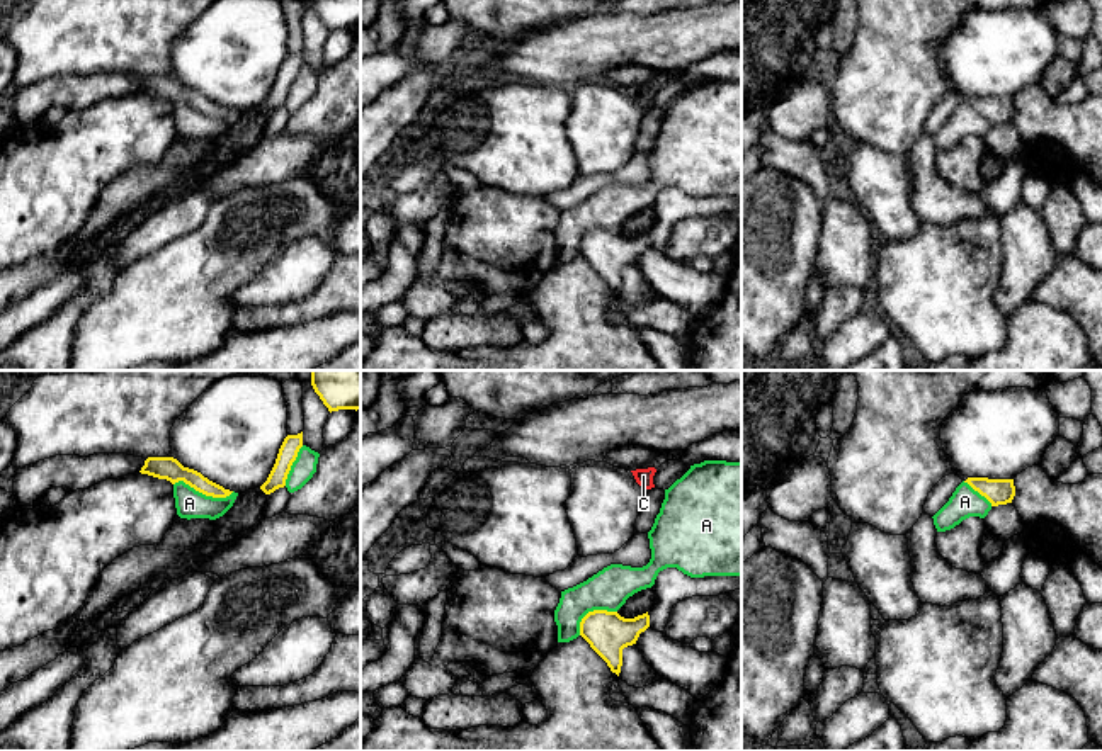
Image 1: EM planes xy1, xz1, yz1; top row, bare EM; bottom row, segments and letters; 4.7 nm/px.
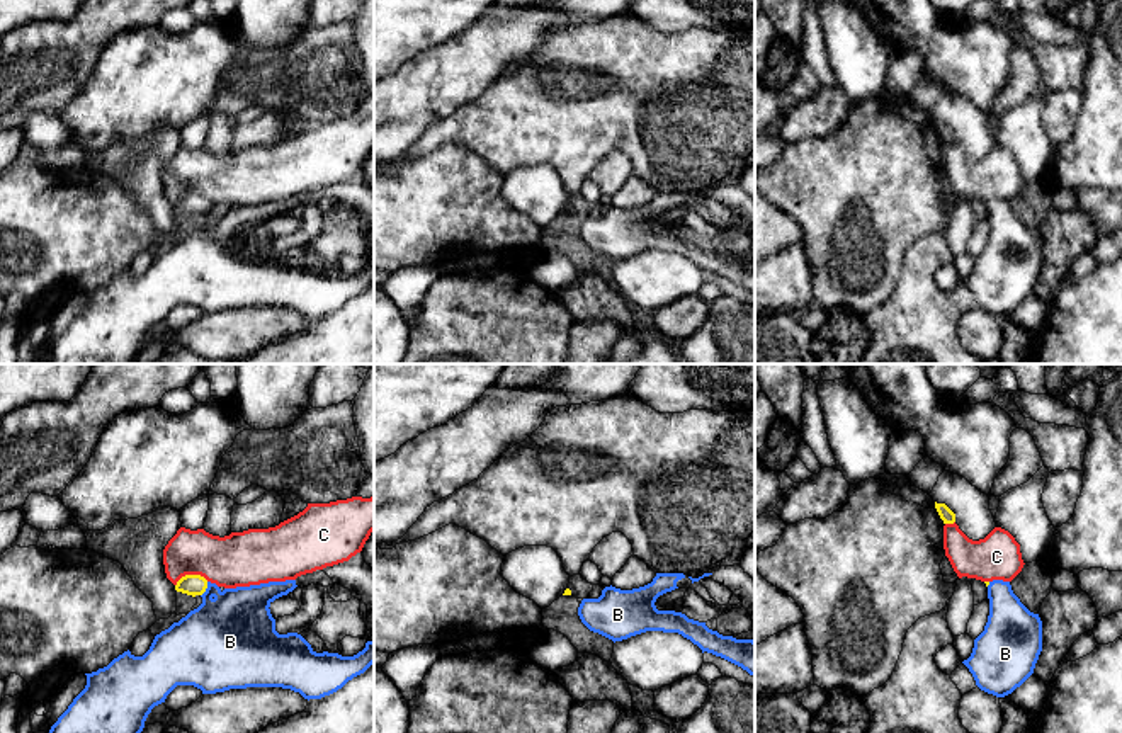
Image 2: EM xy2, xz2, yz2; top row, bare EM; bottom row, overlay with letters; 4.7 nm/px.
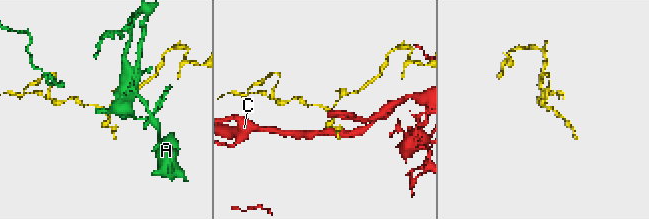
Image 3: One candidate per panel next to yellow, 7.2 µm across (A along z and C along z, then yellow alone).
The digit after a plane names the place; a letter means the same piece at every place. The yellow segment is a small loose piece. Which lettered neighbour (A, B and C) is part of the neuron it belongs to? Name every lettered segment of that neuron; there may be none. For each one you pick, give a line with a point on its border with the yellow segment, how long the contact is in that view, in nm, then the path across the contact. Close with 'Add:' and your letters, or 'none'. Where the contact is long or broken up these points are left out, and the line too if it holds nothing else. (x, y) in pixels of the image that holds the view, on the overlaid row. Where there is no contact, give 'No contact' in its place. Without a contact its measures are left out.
B: Touches yellow at xy2 (206, 587). Shared border 80 nm. Path across: xy2 (192, 585), (206, 587), (209, 607), (225, 636)
Add: B

